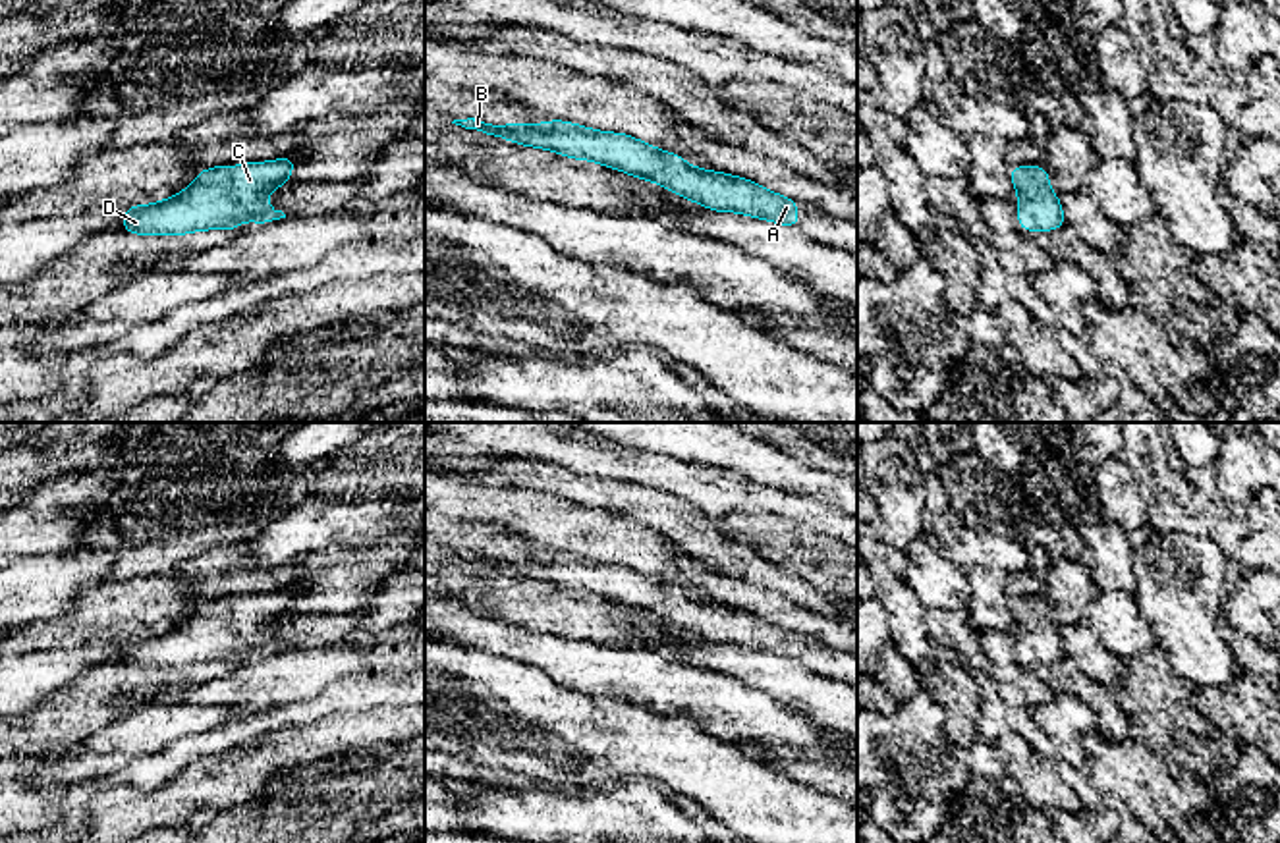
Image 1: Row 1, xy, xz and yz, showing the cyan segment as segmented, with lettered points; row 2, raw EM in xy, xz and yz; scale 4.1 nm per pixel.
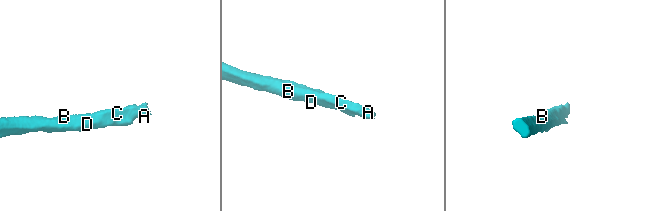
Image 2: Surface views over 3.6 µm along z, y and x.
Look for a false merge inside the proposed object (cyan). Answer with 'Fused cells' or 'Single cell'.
Single cell

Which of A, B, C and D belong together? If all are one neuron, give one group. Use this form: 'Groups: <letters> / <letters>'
Groups: A B C D

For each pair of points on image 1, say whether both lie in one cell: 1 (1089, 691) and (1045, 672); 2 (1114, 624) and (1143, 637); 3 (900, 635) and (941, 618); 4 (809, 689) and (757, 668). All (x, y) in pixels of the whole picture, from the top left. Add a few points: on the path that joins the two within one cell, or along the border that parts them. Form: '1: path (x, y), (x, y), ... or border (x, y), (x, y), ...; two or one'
1: path (1078, 683), (1057, 674); one
2: path (1122, 629), (1136, 637); one
3: border (927, 610), (927, 635), (931, 639); two
4: path (796, 687), (771, 674); one

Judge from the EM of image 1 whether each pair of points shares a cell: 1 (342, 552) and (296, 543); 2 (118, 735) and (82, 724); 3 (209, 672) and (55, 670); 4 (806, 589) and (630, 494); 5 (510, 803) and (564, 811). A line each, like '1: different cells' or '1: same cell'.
1: different cells
2: different cells
3: different cells
4: same cell
5: same cell

